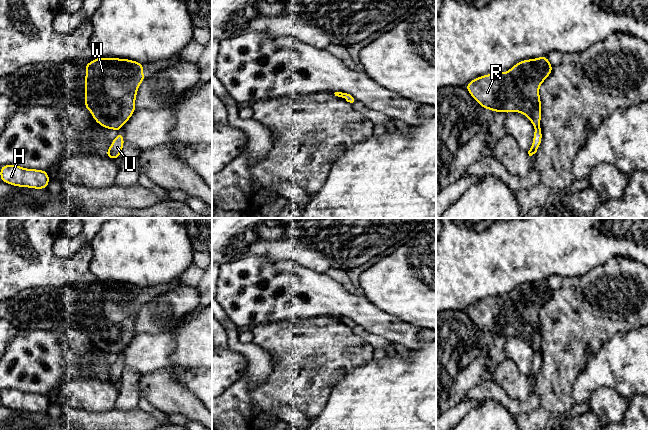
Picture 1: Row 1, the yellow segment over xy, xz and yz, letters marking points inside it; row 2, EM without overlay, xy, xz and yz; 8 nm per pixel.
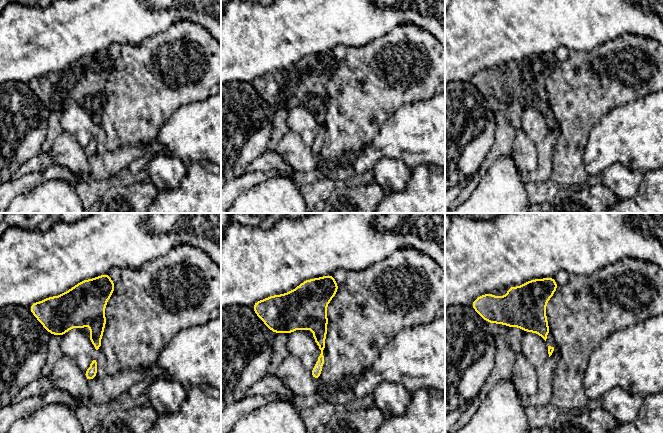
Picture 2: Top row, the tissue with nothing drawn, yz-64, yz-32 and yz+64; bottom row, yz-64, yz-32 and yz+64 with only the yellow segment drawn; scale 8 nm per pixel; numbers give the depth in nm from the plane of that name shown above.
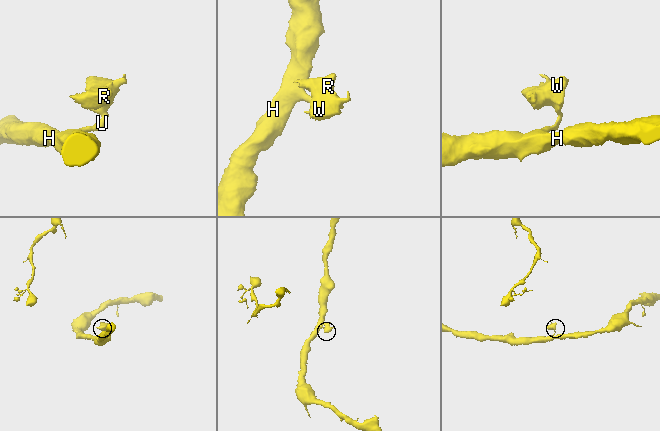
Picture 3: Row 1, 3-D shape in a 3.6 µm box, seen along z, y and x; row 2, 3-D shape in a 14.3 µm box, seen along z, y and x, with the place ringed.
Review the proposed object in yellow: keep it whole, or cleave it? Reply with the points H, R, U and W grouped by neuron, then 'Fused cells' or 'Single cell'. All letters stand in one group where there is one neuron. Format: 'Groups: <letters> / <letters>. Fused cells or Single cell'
Groups: H U / R W. Fused cells

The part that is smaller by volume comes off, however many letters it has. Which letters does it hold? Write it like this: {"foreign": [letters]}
{"foreign": ["R", "W"]}

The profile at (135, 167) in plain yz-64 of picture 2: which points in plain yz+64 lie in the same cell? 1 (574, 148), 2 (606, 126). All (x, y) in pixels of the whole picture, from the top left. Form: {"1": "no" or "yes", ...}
{"1": "no", "2": "yes"}

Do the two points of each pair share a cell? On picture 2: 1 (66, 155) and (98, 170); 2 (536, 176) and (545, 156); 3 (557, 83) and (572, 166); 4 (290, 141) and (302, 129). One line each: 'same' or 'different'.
1: different
2: same
3: same
4: different

